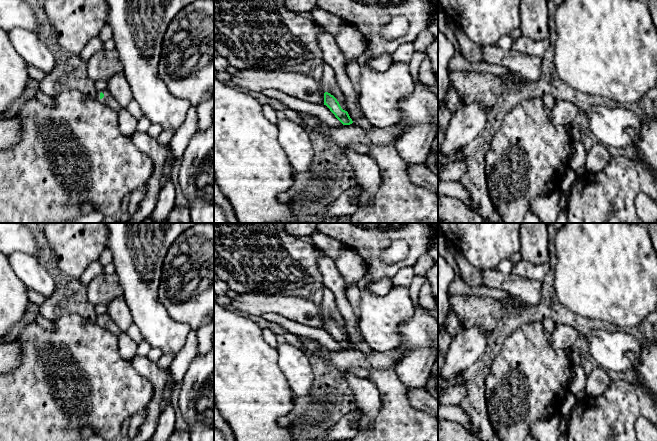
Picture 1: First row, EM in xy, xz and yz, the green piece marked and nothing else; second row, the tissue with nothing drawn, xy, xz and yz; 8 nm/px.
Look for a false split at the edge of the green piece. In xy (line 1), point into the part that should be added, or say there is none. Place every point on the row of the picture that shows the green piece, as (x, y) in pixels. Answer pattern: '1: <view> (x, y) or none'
1: xy (108, 99)

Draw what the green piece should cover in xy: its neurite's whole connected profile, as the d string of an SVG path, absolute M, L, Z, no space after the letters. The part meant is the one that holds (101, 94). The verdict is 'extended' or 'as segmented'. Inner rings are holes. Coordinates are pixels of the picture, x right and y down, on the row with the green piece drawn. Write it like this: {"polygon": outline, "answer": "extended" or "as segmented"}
{"polygon": "M107 89L102 91L97 91L96 100L100 103L107 105L117 113L122 109L119 103L114 99L114 97L109 93Z", "answer": "extended"}

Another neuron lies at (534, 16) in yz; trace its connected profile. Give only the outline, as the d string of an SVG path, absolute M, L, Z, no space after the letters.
M522 0L520 4L520 29L522 36L531 40L549 37L548 0Z

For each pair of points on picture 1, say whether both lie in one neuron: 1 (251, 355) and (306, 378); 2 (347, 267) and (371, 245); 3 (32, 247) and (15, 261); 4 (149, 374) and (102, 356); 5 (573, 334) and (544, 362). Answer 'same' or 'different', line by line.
1: different
2: different
3: different
4: different
5: different

